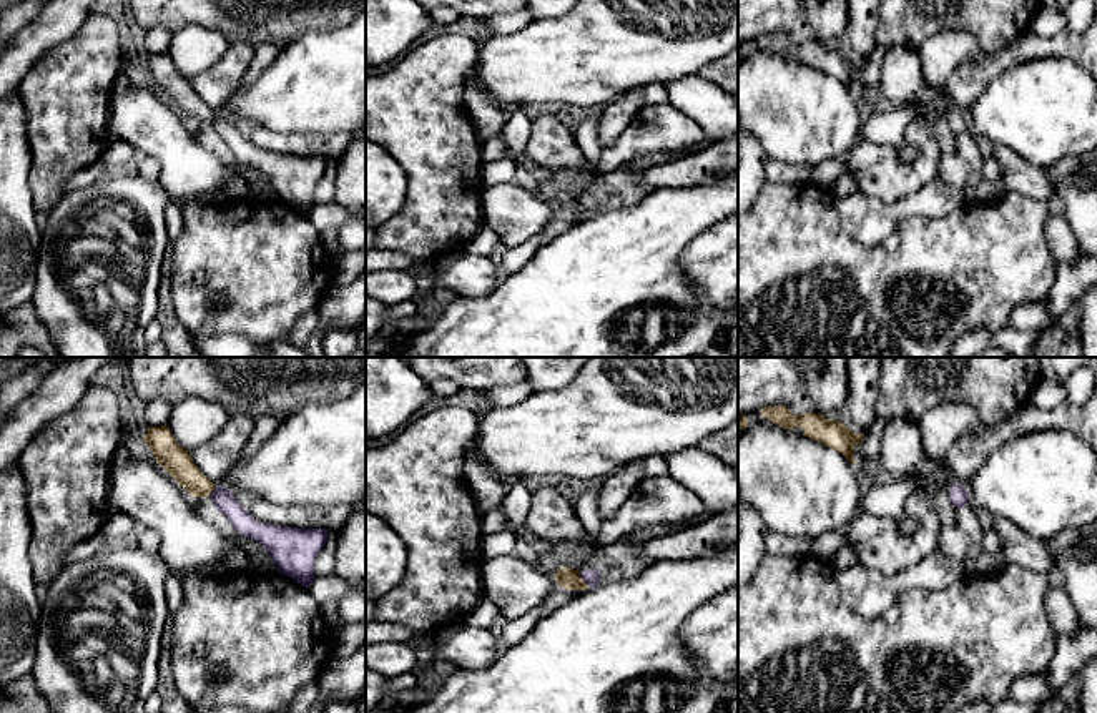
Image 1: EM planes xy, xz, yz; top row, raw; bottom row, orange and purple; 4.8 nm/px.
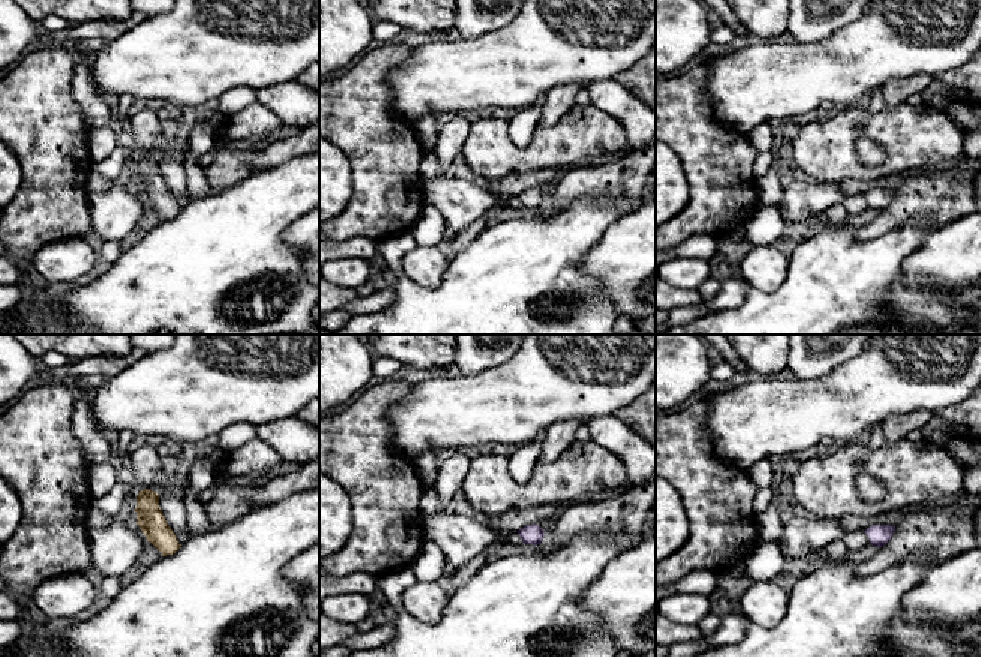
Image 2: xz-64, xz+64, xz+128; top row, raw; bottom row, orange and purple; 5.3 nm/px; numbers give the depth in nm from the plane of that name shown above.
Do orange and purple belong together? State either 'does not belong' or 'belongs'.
does not belong

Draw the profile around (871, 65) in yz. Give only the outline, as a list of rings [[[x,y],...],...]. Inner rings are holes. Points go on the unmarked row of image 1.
[[[876,45],[874,52],[863,61],[863,75],[864,75],[864,83],[868,90],[871,90],[878,83],[879,68],[888,50],[889,48]]]

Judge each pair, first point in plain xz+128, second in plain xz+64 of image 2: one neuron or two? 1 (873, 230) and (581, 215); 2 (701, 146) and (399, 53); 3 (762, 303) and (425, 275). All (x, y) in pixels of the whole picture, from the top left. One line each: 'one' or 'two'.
1: two
2: one
3: two

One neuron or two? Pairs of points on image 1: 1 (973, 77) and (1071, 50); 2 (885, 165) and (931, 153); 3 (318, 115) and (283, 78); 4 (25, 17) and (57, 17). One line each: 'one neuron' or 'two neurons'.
1: one neuron
2: one neuron
3: one neuron
4: two neurons

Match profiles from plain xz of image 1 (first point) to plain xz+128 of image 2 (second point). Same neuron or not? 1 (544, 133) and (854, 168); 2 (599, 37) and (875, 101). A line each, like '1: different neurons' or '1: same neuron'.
1: same neuron
2: different neurons

